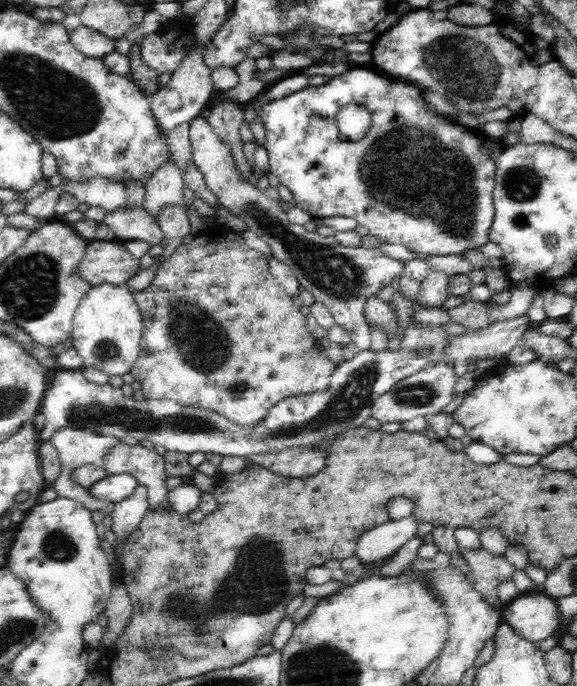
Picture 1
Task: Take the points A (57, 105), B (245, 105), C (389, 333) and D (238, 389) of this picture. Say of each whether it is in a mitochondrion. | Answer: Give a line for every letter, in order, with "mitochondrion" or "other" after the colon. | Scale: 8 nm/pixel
A: mitochondrion
B: other
C: other
D: mitochondrion

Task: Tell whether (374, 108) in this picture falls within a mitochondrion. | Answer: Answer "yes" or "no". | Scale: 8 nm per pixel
no

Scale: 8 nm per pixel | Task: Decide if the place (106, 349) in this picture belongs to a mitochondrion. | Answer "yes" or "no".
yes

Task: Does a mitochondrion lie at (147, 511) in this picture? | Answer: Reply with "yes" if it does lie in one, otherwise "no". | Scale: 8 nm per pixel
no

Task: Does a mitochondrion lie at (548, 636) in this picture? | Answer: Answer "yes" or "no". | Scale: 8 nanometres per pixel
no

